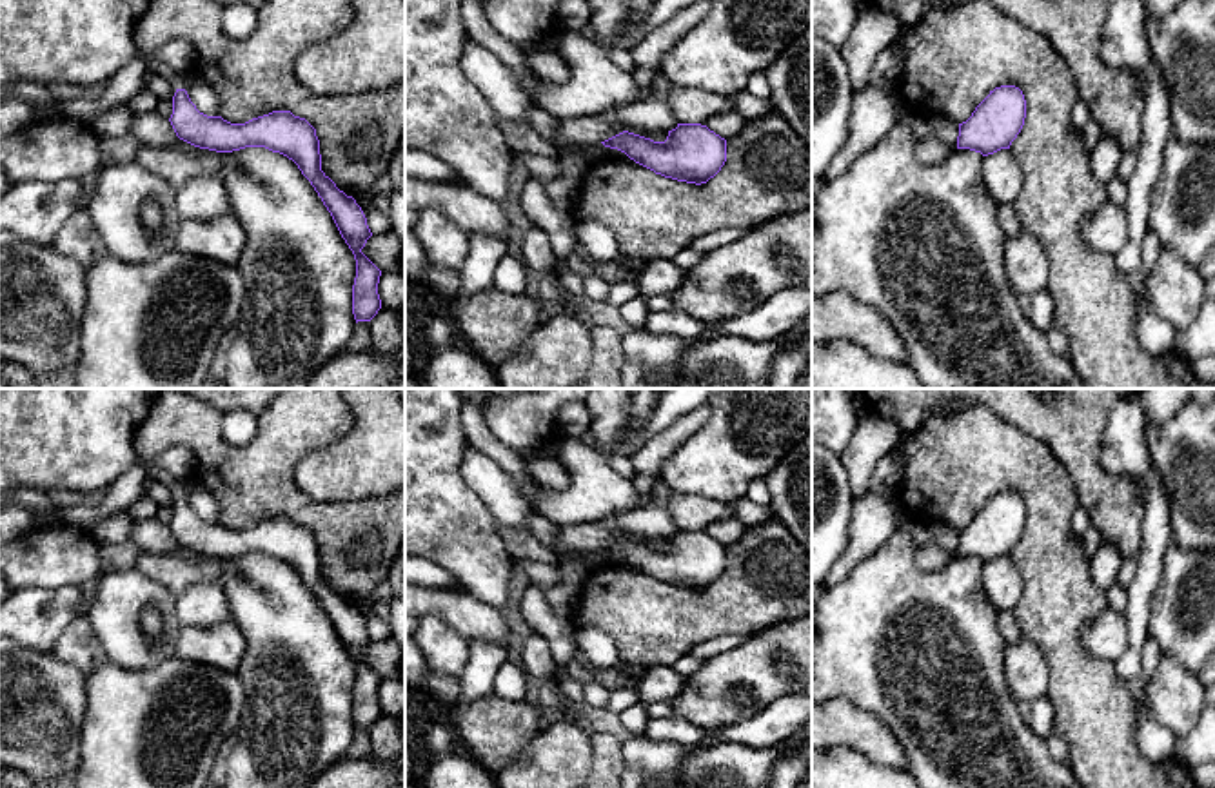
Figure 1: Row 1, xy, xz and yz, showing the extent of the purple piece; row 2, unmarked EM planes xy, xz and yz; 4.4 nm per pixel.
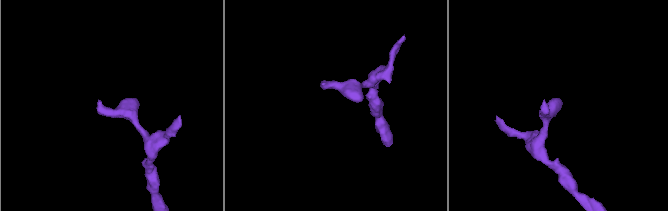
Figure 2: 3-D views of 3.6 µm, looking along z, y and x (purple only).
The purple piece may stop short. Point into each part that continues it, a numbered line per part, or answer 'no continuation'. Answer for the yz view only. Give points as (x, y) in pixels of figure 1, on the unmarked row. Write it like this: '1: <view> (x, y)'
no continuation

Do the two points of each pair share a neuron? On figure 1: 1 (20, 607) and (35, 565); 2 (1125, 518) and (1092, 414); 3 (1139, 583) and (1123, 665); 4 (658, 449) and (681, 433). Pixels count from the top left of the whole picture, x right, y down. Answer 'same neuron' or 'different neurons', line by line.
1: different neurons
2: same neuron
3: same neuron
4: same neuron

